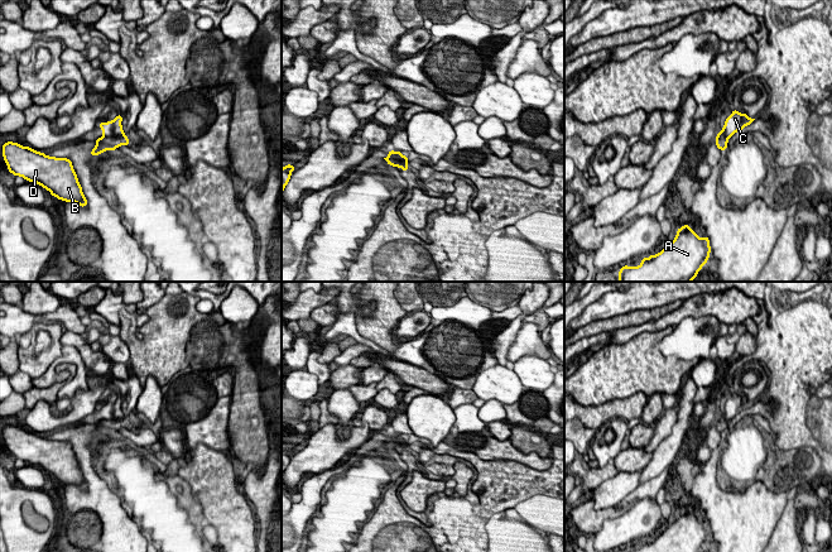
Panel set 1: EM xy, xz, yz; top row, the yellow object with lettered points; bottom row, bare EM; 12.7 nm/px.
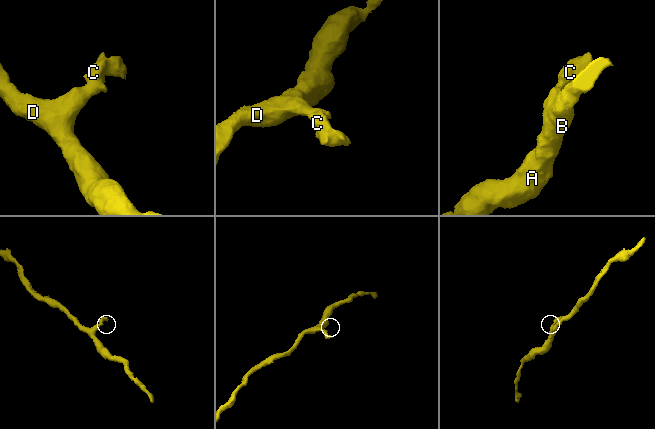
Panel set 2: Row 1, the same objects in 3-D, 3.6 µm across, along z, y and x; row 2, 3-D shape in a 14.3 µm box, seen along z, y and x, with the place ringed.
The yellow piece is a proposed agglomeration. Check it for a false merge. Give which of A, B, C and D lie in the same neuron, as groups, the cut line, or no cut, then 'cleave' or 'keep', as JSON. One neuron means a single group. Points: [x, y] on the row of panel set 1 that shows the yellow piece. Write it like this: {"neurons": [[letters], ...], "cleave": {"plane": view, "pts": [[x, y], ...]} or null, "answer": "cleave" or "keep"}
{"neurons": [["A", "B", "D"], ["C"]], "cleave": {"plane": "xy", "pts": [[104, 133], [106, 135], [124, 135]]}, "answer": "cleave"}

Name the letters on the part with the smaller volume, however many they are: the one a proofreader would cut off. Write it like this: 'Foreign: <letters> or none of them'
Foreign: C

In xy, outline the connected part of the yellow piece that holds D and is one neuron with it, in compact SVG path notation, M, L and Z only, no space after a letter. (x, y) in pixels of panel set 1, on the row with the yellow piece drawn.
M13 141L4 143L3 153L8 169L14 176L40 184L58 200L86 207L87 200L69 159L48 157Z

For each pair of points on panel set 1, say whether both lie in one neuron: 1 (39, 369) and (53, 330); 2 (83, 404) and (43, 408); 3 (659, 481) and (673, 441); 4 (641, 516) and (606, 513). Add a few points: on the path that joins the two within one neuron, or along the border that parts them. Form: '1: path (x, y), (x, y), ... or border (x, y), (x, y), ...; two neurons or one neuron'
1: path (44, 359), (54, 349), (54, 340); one neuron
2: path (73, 414), (63, 420), (52, 418); one neuron
3: border (668, 466), (639, 485); two neurons
4: border (624, 512), (614, 518), (607, 518), (596, 532); two neurons

